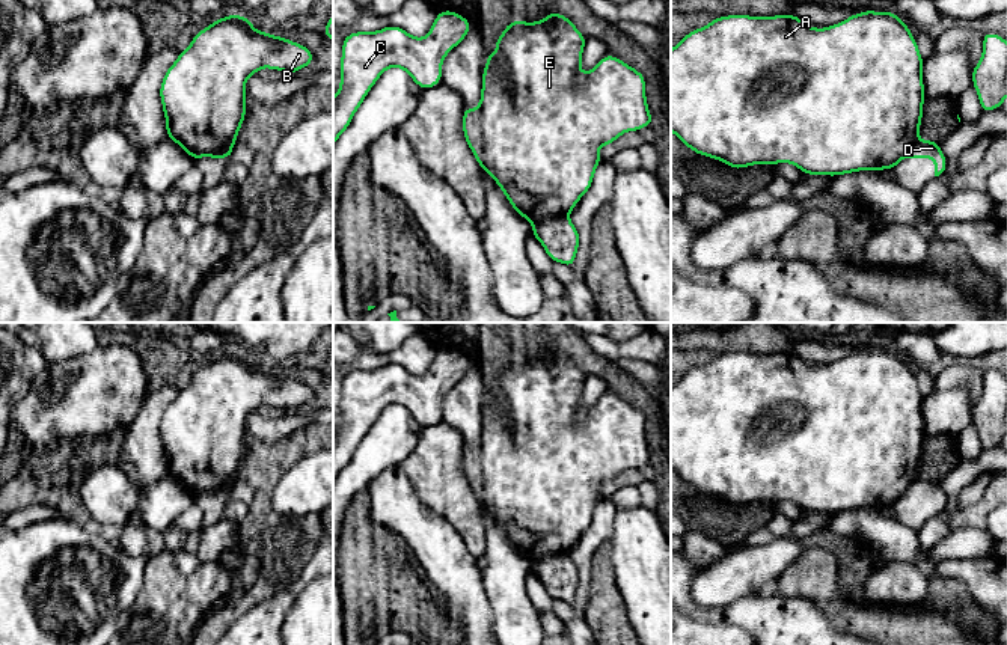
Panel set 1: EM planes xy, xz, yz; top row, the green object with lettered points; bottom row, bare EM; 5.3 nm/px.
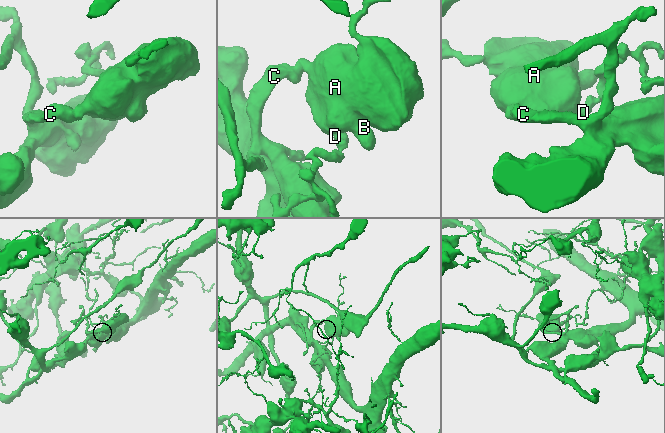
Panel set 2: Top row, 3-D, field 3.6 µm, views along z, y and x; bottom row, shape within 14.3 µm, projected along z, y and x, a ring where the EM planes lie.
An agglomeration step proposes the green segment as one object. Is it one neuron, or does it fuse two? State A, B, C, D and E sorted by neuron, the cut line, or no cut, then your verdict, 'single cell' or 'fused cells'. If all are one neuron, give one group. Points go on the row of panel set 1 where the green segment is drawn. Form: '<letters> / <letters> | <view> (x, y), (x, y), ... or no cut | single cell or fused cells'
A B C E / D | xz (566, 214), (546, 217), (534, 225) | fused cells

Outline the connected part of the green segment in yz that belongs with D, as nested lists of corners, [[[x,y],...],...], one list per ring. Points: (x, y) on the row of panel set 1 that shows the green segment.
[[[917,139],[903,155],[904,158],[933,158],[935,176],[939,176],[947,167],[947,158],[941,151],[939,142]]]

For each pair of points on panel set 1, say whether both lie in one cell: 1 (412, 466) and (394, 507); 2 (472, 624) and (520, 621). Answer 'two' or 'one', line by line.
1: two
2: two

